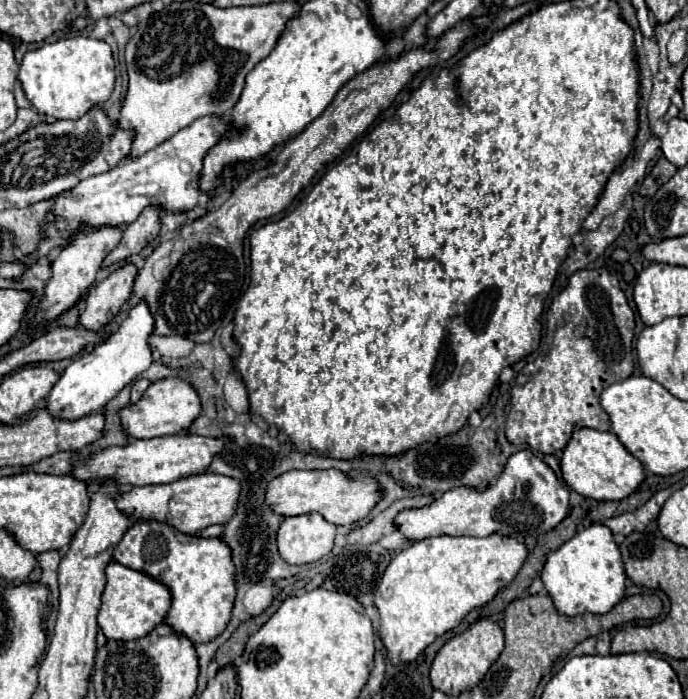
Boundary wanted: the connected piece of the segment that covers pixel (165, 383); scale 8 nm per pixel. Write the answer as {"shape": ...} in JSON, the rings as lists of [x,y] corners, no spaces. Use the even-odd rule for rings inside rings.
{"shape":[[[165,378],[151,384],[143,392],[143,398],[139,402],[121,408],[117,414],[121,420],[121,428],[129,438],[157,438],[181,434],[199,416],[199,412],[201,404],[195,390],[181,378]]]}

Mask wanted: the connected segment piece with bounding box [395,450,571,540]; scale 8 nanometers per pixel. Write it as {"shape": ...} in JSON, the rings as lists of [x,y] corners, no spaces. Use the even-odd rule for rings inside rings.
{"shape":[[[531,450],[513,454],[501,476],[493,486],[483,492],[475,488],[453,488],[435,498],[425,508],[405,510],[395,518],[399,532],[411,540],[423,540],[429,536],[487,536],[503,534],[511,538],[525,538],[527,534],[545,534],[557,528],[569,514],[569,488],[555,476],[555,472]]]}

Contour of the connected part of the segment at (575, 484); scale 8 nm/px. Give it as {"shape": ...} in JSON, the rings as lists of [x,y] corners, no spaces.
{"shape":[[[593,428],[575,430],[561,454],[561,474],[573,492],[593,500],[621,500],[635,492],[645,478],[641,462],[623,448],[613,432],[599,432]]]}

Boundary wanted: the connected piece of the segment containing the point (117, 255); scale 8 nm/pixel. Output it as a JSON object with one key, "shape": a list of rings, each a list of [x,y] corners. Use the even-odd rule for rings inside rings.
{"shape":[[[149,206],[147,210],[143,210],[143,214],[139,214],[135,222],[131,222],[131,226],[123,230],[119,246],[105,256],[103,268],[123,262],[135,252],[141,252],[151,240],[157,238],[157,234],[159,234],[159,210]]]}

